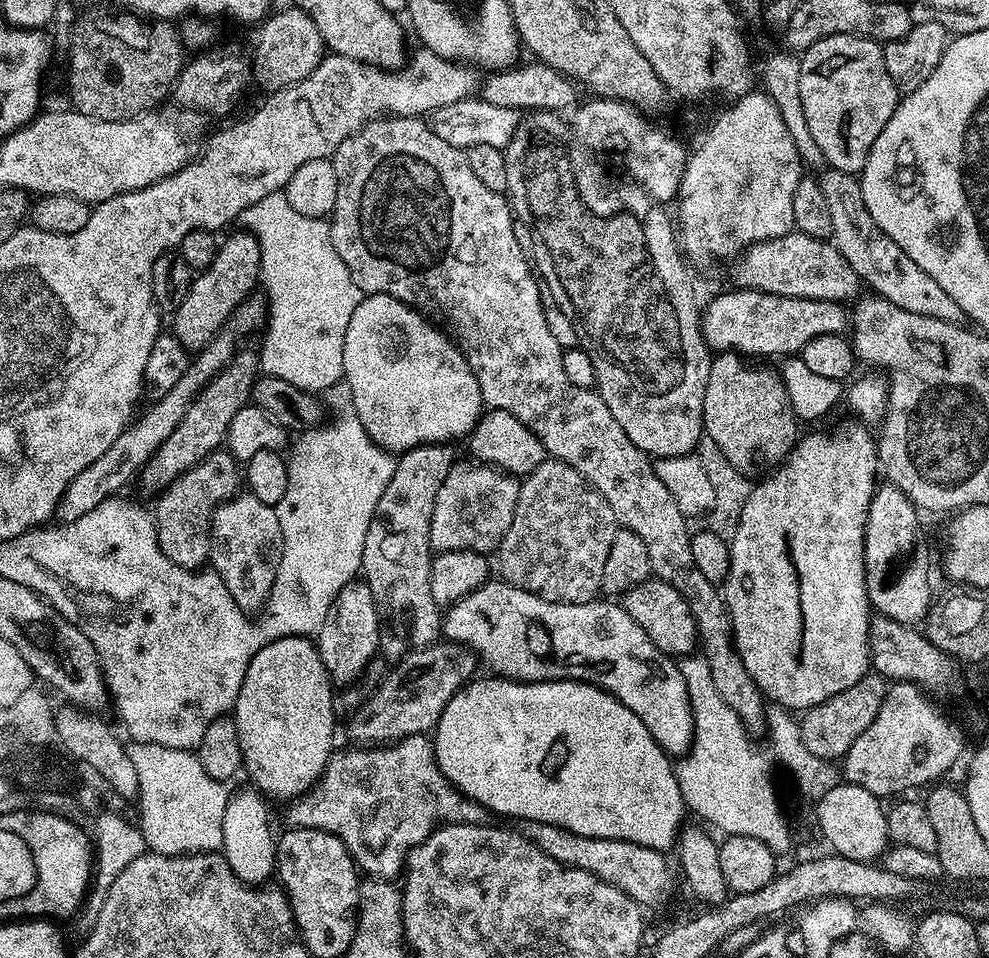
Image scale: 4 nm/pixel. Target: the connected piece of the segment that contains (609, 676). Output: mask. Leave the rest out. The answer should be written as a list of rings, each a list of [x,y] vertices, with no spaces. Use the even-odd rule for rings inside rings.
[[[492,578],[478,590],[474,590],[468,596],[463,596],[460,600],[454,601],[447,611],[443,613],[442,632],[451,643],[462,644],[471,648],[483,663],[485,660],[496,671],[493,673],[497,677],[509,680],[522,680],[530,684],[542,682],[543,680],[580,680],[584,684],[595,684],[596,687],[604,689],[605,692],[610,693],[614,698],[618,698],[622,702],[622,706],[626,706],[640,719],[642,726],[646,726],[646,730],[650,730],[654,742],[658,742],[661,751],[667,752],[669,757],[679,758],[692,745],[692,735],[694,734],[692,703],[686,688],[686,678],[682,678],[680,673],[679,663],[662,650],[658,650],[658,646],[654,646],[654,642],[650,642],[646,630],[642,630],[642,626],[638,626],[638,622],[634,622],[634,618],[630,618],[630,614],[626,614],[623,606],[619,603],[602,599],[604,598],[595,598],[585,604],[555,604],[554,601],[540,600],[534,594],[507,584],[500,578]]]

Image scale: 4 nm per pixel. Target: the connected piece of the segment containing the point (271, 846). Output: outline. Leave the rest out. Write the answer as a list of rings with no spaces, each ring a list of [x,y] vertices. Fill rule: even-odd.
[[[254,786],[232,788],[228,793],[226,810],[222,817],[222,854],[230,870],[244,884],[263,885],[273,879],[276,871],[276,842],[272,824],[268,821],[268,804]]]

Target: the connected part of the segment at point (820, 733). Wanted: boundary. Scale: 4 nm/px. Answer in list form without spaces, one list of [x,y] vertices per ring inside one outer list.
[[[869,671],[867,676],[854,682],[854,686],[842,690],[842,694],[834,694],[834,698],[826,698],[818,706],[807,709],[803,713],[804,720],[799,721],[802,742],[806,750],[810,750],[821,762],[839,761],[854,746],[858,734],[866,730],[878,718],[878,710],[882,710],[882,702],[886,698],[889,681],[878,672]]]

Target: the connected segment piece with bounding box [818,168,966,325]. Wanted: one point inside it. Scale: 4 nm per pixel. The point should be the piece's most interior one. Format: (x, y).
(877, 260)

